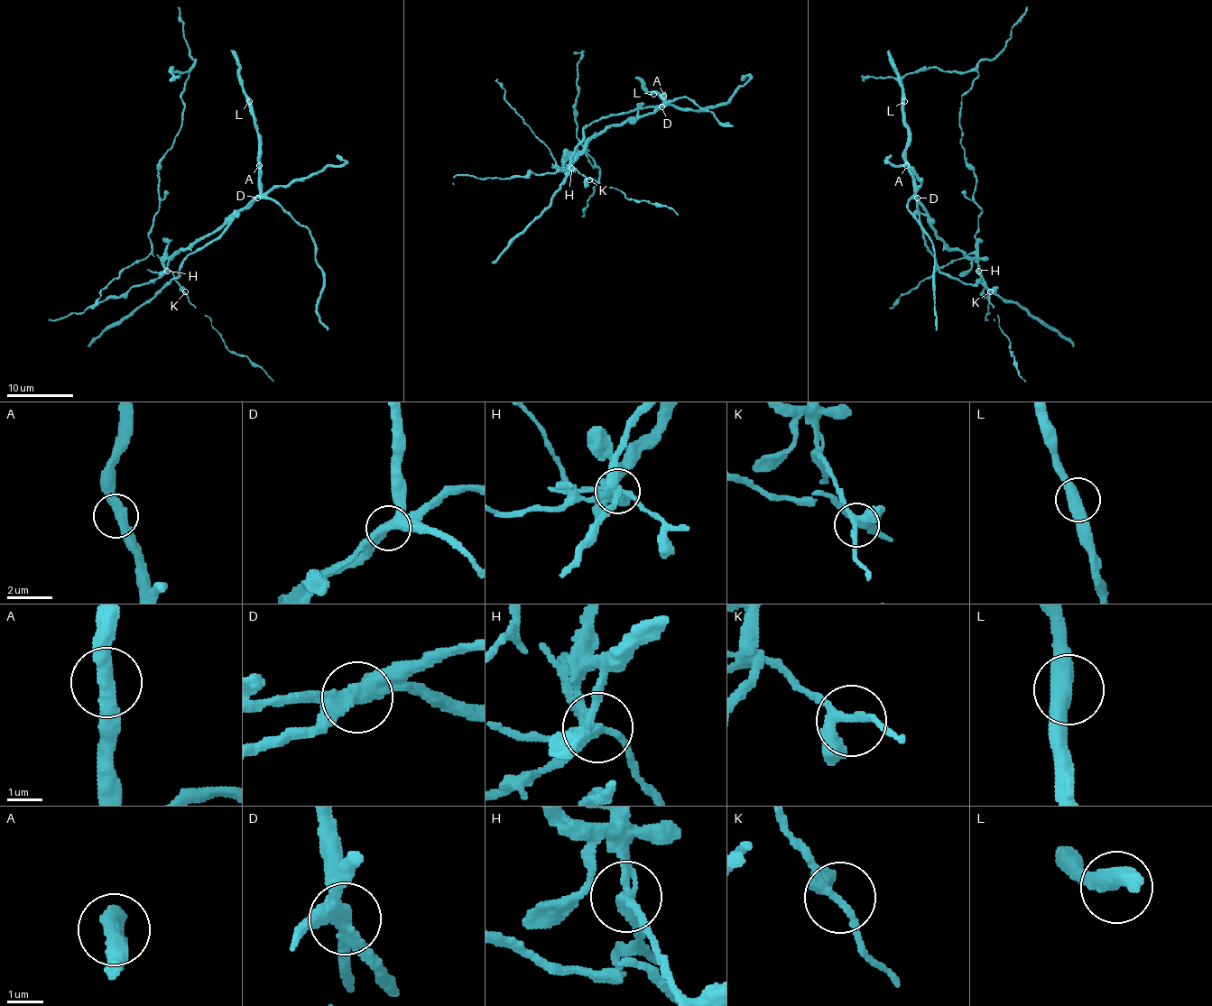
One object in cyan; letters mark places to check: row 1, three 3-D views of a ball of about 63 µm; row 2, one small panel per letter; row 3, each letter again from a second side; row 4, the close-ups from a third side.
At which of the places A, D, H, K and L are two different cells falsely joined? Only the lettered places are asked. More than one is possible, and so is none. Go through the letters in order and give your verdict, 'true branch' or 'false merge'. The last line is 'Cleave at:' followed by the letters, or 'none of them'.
A: true branch
D: false merge
H: false merge
K: true branch
L: true branch
Cleave at: D, H

